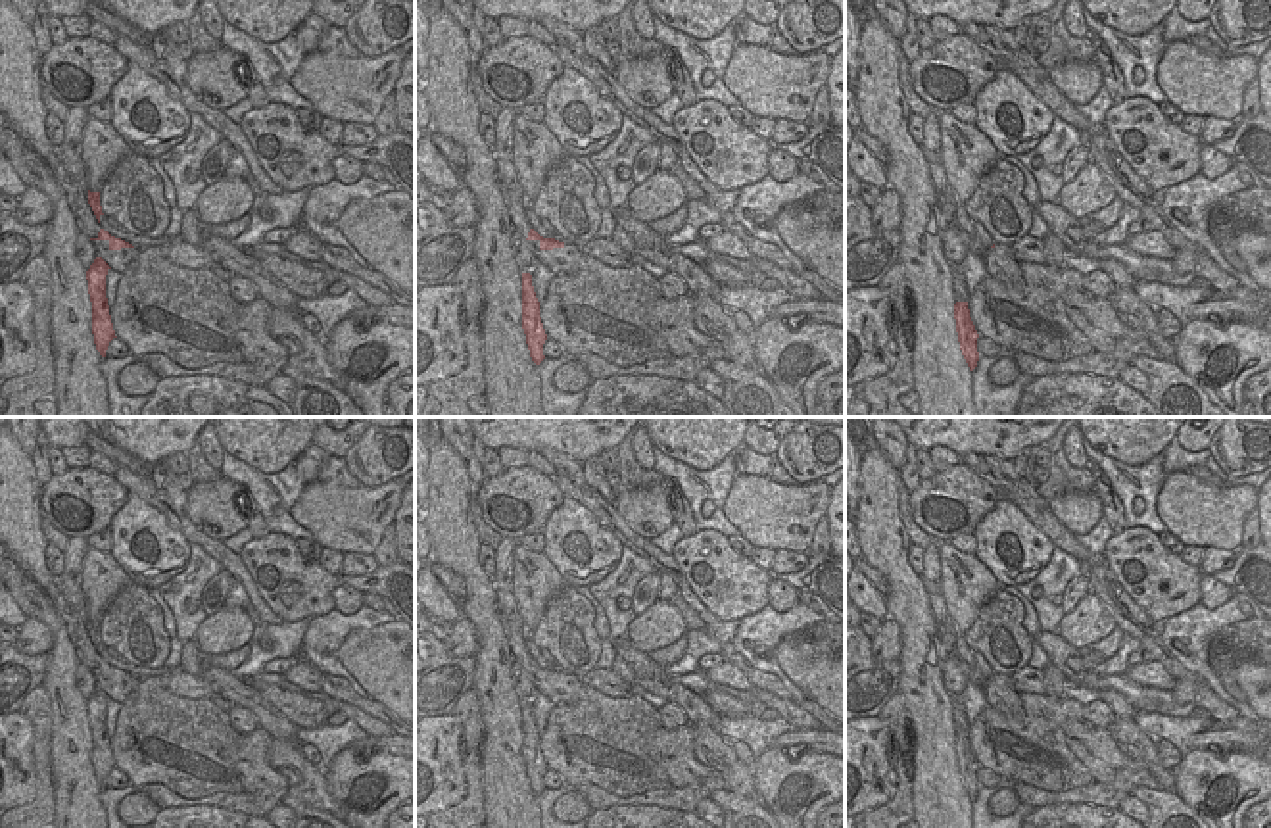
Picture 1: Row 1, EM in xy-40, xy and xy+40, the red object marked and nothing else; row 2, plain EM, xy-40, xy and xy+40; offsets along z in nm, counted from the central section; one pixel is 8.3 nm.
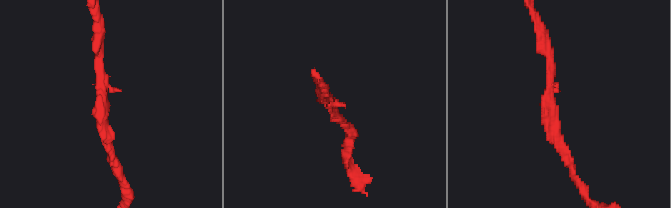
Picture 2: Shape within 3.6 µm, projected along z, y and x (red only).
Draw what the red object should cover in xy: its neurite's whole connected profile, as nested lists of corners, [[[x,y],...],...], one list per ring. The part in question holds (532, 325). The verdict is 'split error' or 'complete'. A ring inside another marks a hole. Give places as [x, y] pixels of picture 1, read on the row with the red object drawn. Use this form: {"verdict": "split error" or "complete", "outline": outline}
{"verdict": "complete", "outline": [[[522,273],[522,329],[526,334],[530,357],[536,365],[540,365],[545,359],[543,344],[547,334],[540,317],[540,302],[532,286],[530,273]]]}

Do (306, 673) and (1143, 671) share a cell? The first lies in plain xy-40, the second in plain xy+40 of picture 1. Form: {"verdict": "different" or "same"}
{"verdict": "same"}

